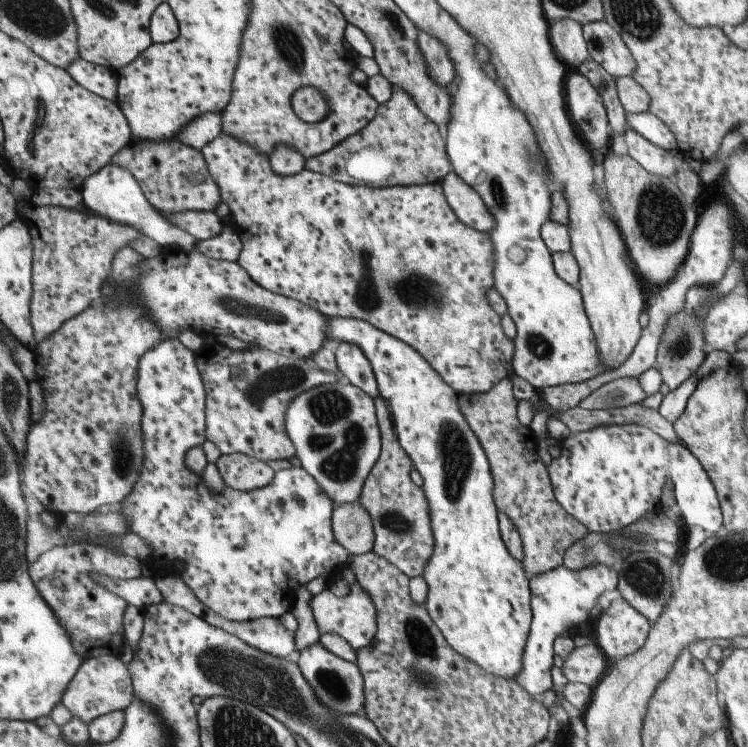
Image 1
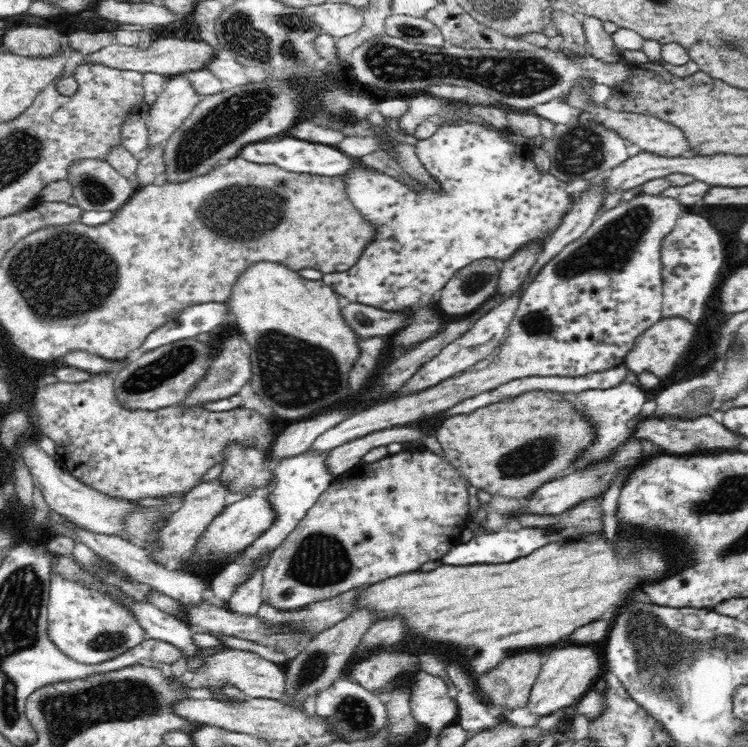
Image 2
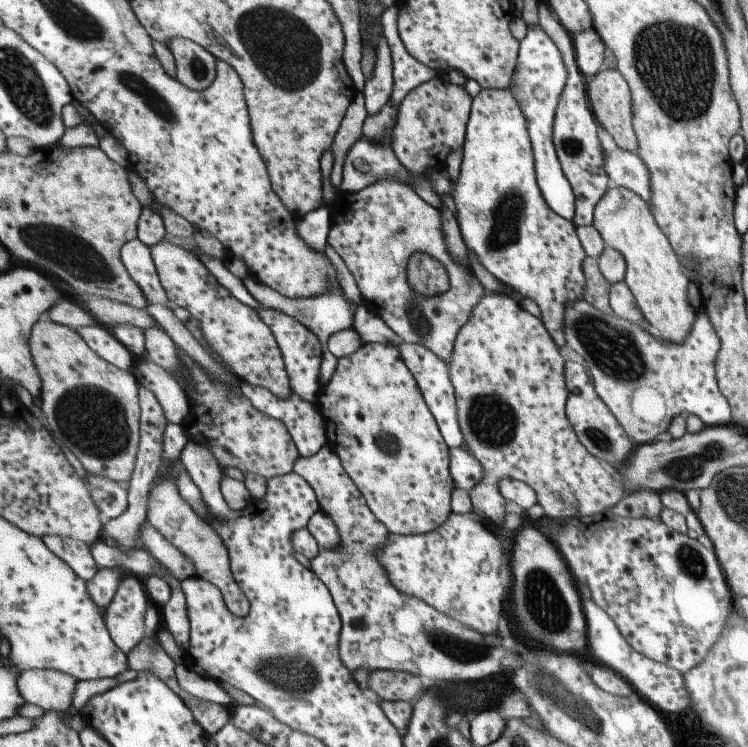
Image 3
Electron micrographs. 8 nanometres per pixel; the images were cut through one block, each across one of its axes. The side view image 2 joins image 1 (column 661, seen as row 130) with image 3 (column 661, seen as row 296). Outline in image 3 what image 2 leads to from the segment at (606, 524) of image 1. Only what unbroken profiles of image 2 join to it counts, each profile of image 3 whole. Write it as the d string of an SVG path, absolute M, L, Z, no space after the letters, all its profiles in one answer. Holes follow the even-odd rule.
M689 281L687 286L687 299L696 311L689 336L680 344L655 341L641 326L628 323L617 318L613 312L605 314L583 299L567 302L565 308L565 338L568 346L572 346L585 360L589 368L590 381L594 386L597 396L609 409L616 421L624 427L628 437L638 446L655 441L663 437L673 415L693 415L704 426L717 426L731 424L730 408L725 398L720 393L716 383L714 362L719 352L720 340L709 320L707 313L701 306L701 296L697 286Z

